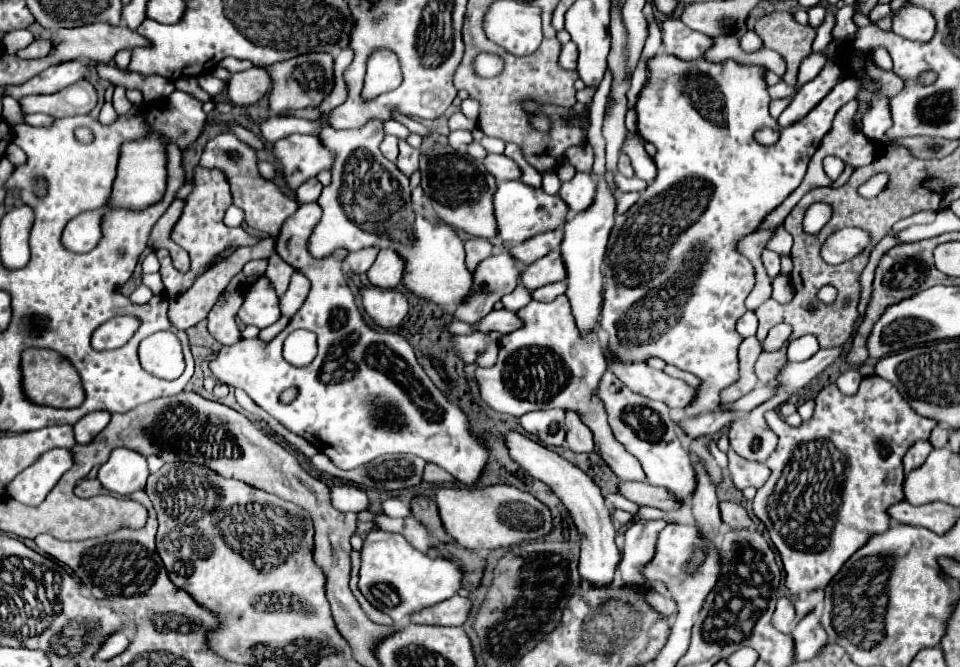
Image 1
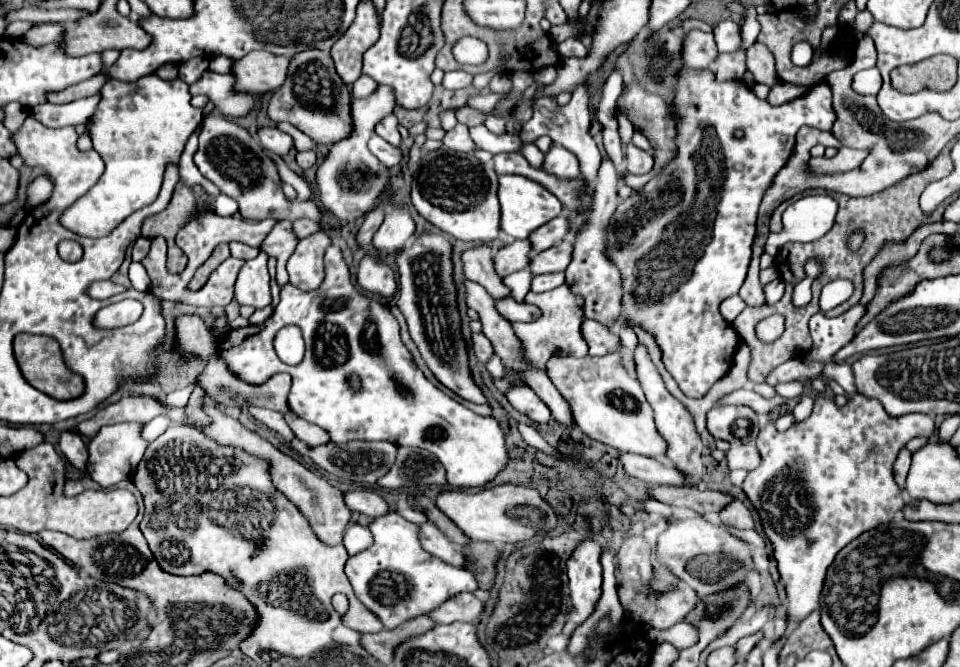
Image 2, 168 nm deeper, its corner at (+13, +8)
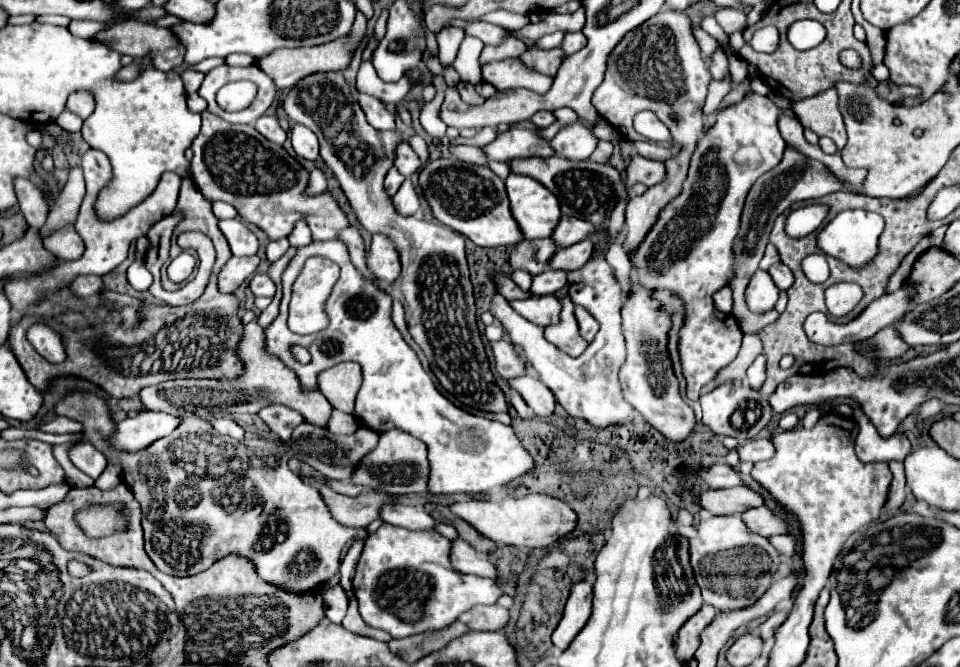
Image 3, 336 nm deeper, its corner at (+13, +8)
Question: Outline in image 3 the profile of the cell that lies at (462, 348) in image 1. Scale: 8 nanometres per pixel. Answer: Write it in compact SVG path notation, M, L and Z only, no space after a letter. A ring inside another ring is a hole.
M509 340L491 342L491 350L495 356L495 370L501 378L513 378L525 374L525 364L521 362L519 354L515 352L515 346Z

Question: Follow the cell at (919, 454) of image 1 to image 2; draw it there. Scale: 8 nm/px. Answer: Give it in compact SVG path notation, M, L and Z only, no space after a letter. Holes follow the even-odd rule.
M903 448L903 450L899 452L899 456L897 456L897 460L895 460L895 466L893 466L895 482L899 484L899 488L903 490L903 494L905 494L905 478L907 478L909 466L911 466L911 452Z

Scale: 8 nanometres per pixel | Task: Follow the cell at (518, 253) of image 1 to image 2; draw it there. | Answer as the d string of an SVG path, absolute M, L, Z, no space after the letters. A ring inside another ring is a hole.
M561 214L557 218L553 218L551 222L547 222L545 226L541 226L539 230L535 230L529 236L529 240L533 244L533 254L539 254L541 250L547 250L547 248L555 246L567 234L569 234L569 220L567 220L567 216Z

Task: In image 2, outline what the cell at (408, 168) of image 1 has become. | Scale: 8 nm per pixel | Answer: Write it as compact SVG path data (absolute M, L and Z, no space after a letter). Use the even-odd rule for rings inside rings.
M389 114L389 116L385 116L381 122L377 122L375 134L379 134L379 136L381 136L383 140L387 140L389 144L399 146L399 144L401 144L401 136L399 136L397 126L399 126L399 122L397 122L395 114Z

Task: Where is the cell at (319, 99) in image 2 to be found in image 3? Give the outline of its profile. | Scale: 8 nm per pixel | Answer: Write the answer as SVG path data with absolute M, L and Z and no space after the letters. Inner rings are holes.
M317 72L301 78L301 82L287 92L283 110L289 122L303 124L315 132L321 146L321 158L333 170L335 180L363 228L369 234L383 234L393 240L401 260L401 276L387 288L387 294L403 304L409 334L421 346L431 372L441 386L471 408L507 412L505 396L493 380L485 346L477 330L463 236L447 226L431 224L415 216L401 218L385 194L383 178L393 166L393 146L401 142L399 132L379 132L369 126L341 72Z

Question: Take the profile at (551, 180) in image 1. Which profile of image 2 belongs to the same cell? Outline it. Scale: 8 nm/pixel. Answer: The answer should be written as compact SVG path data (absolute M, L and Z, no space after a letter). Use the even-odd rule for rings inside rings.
M523 144L521 150L523 150L523 156L531 162L531 166L543 166L543 154L535 144Z

